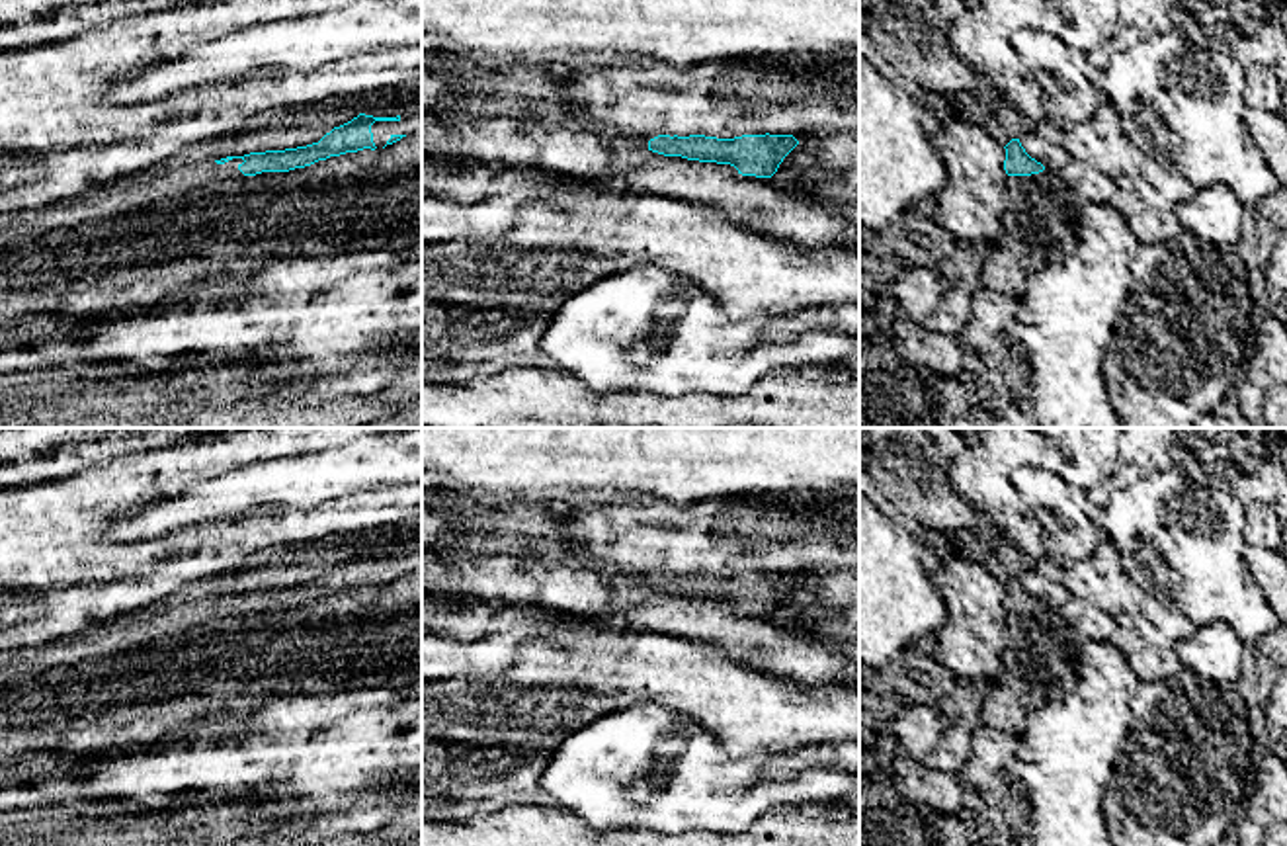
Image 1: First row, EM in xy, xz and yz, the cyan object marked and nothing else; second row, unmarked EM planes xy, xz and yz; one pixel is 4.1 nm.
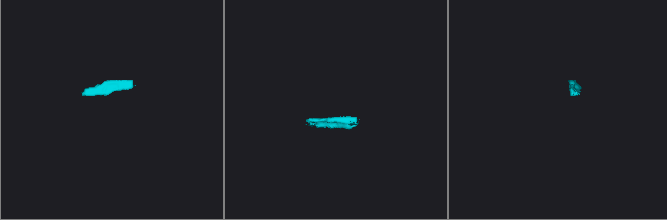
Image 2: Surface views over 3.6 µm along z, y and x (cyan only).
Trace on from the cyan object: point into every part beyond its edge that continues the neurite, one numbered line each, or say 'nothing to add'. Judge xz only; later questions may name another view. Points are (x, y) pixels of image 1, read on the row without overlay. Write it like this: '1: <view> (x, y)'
nothing to add

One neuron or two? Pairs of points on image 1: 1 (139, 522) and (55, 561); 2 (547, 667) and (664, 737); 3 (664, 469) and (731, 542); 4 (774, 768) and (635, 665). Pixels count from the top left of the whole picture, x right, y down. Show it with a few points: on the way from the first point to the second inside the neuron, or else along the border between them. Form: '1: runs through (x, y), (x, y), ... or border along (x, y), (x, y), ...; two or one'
1: border along (102, 532), (112, 542), (151, 538); two
2: border along (664, 706), (635, 702), (592, 719); two
3: border along (653, 497), (670, 501), (676, 507), (741, 499); two
4: border along (829, 743), (784, 755); two

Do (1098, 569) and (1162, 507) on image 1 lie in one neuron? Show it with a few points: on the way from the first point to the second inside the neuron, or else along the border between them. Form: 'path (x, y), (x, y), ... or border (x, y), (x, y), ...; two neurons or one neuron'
border (1106, 536), (1120, 555), (1121, 569), (1143, 591); two neurons

